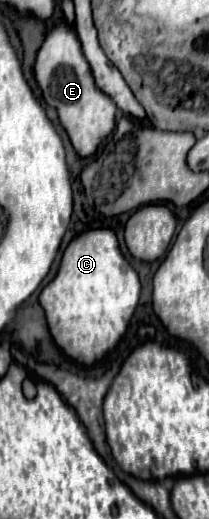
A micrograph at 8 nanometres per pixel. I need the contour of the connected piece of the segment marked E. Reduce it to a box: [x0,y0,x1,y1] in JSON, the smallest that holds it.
[34,24,116,158]

